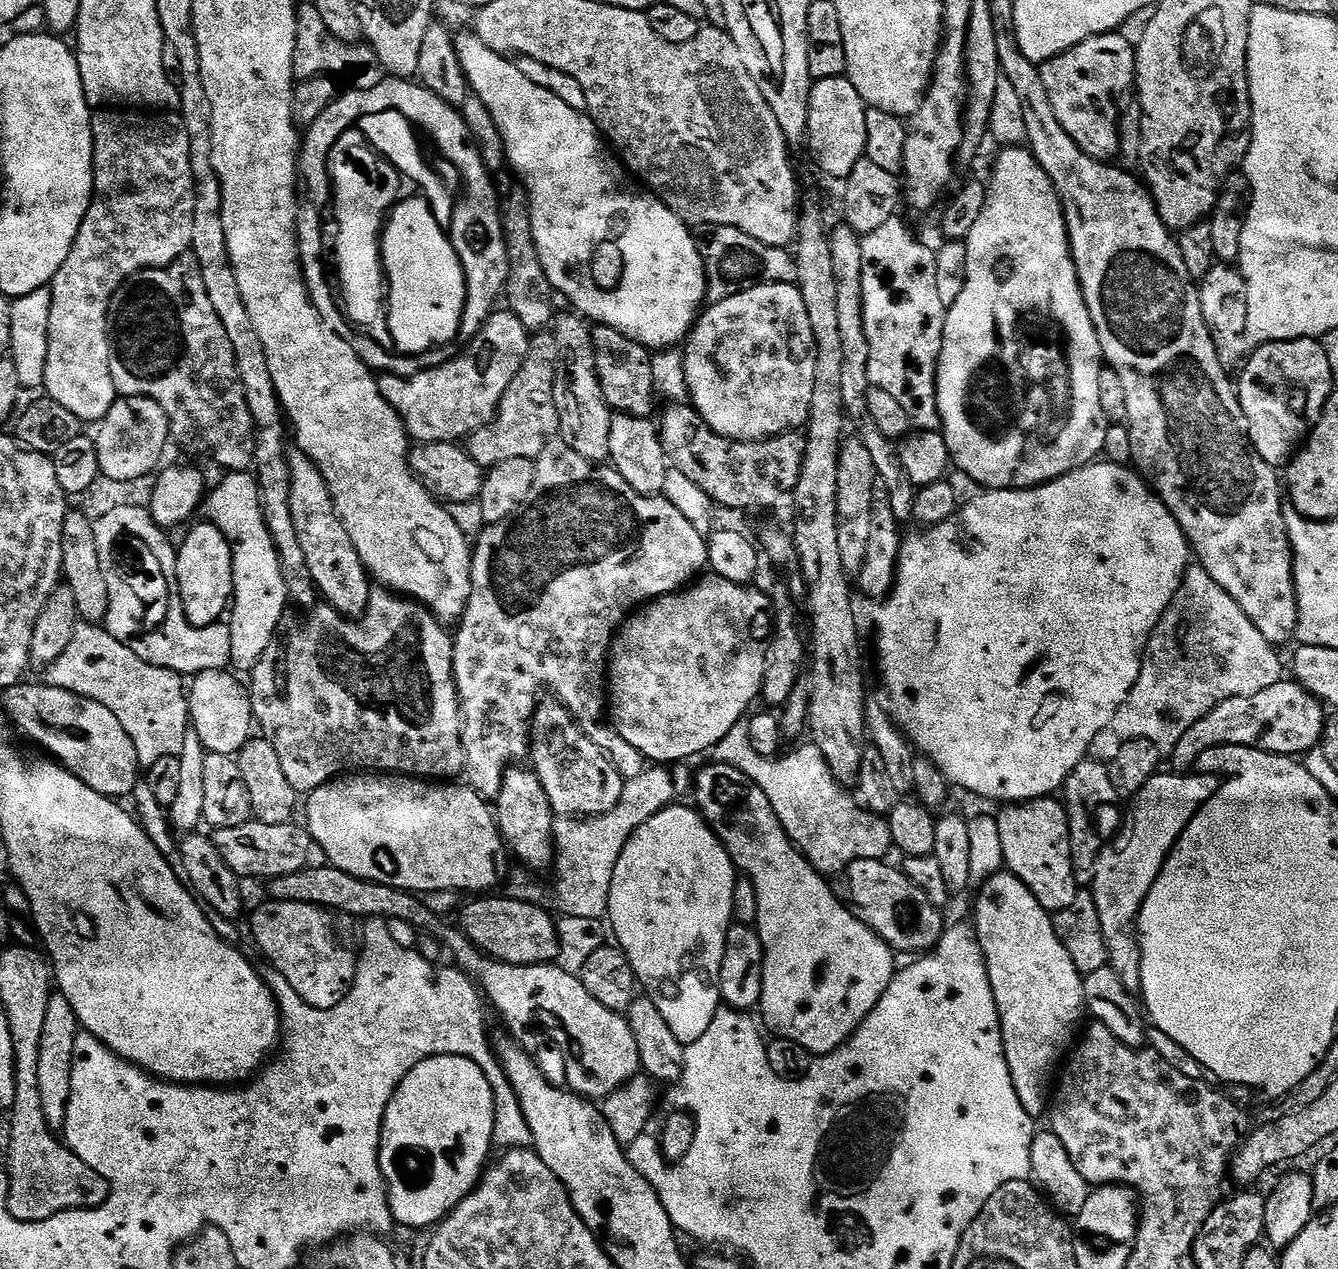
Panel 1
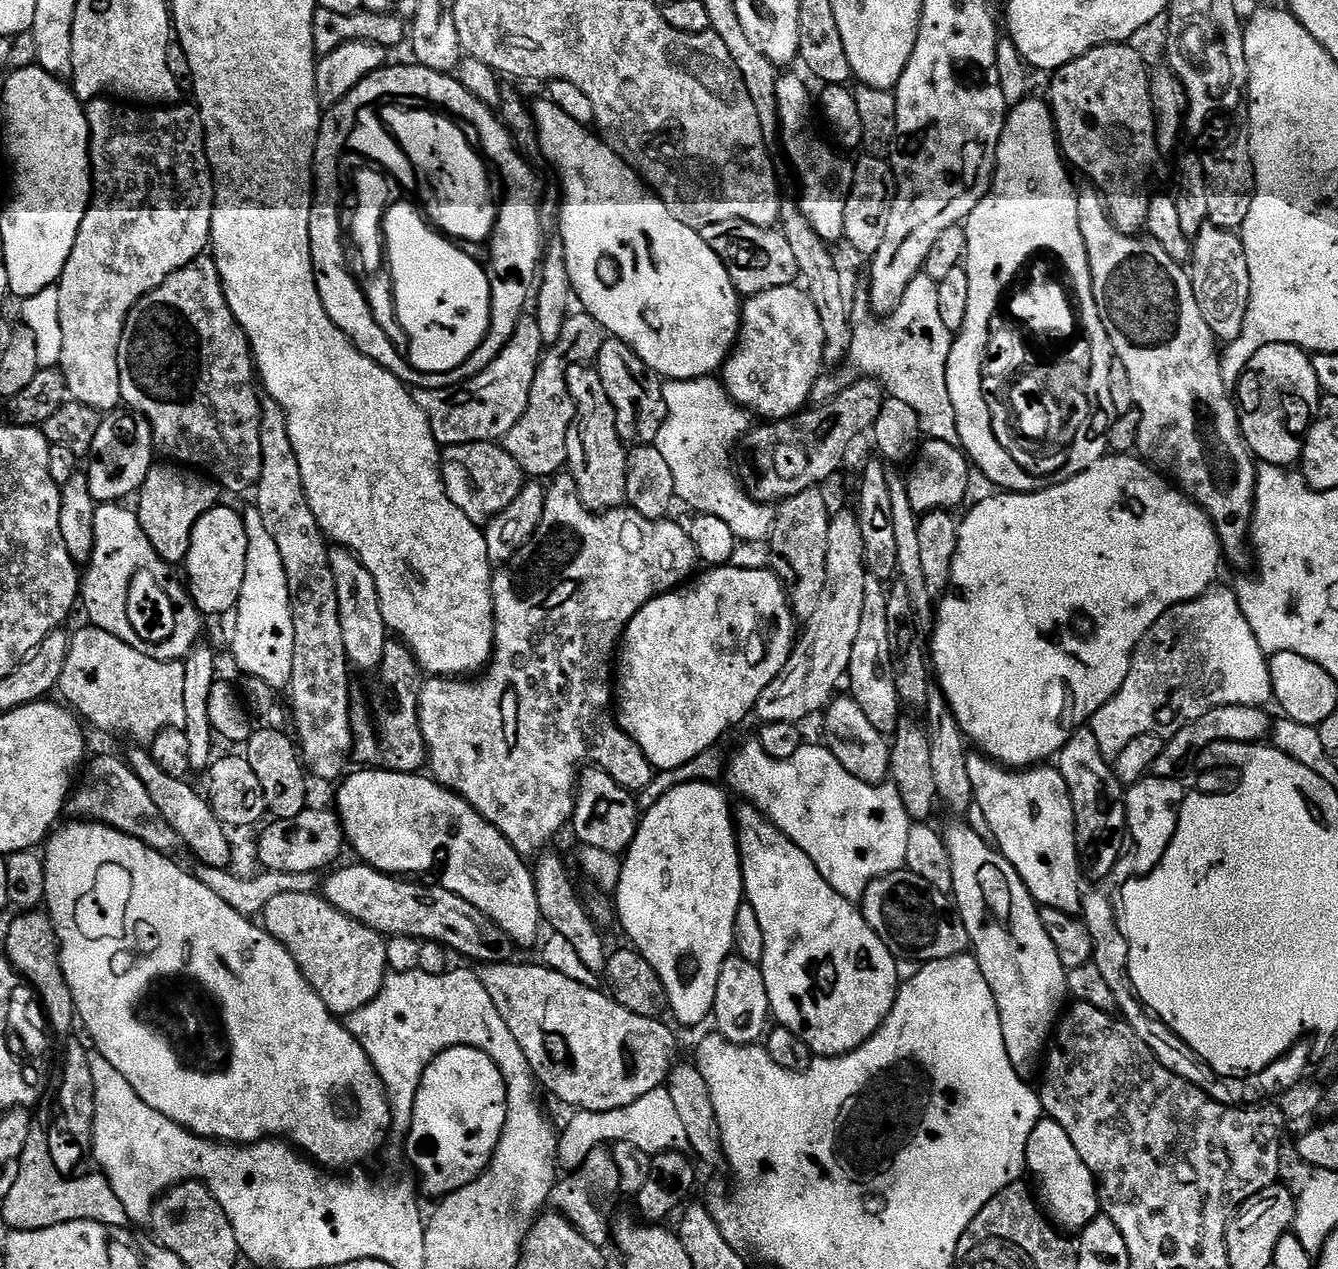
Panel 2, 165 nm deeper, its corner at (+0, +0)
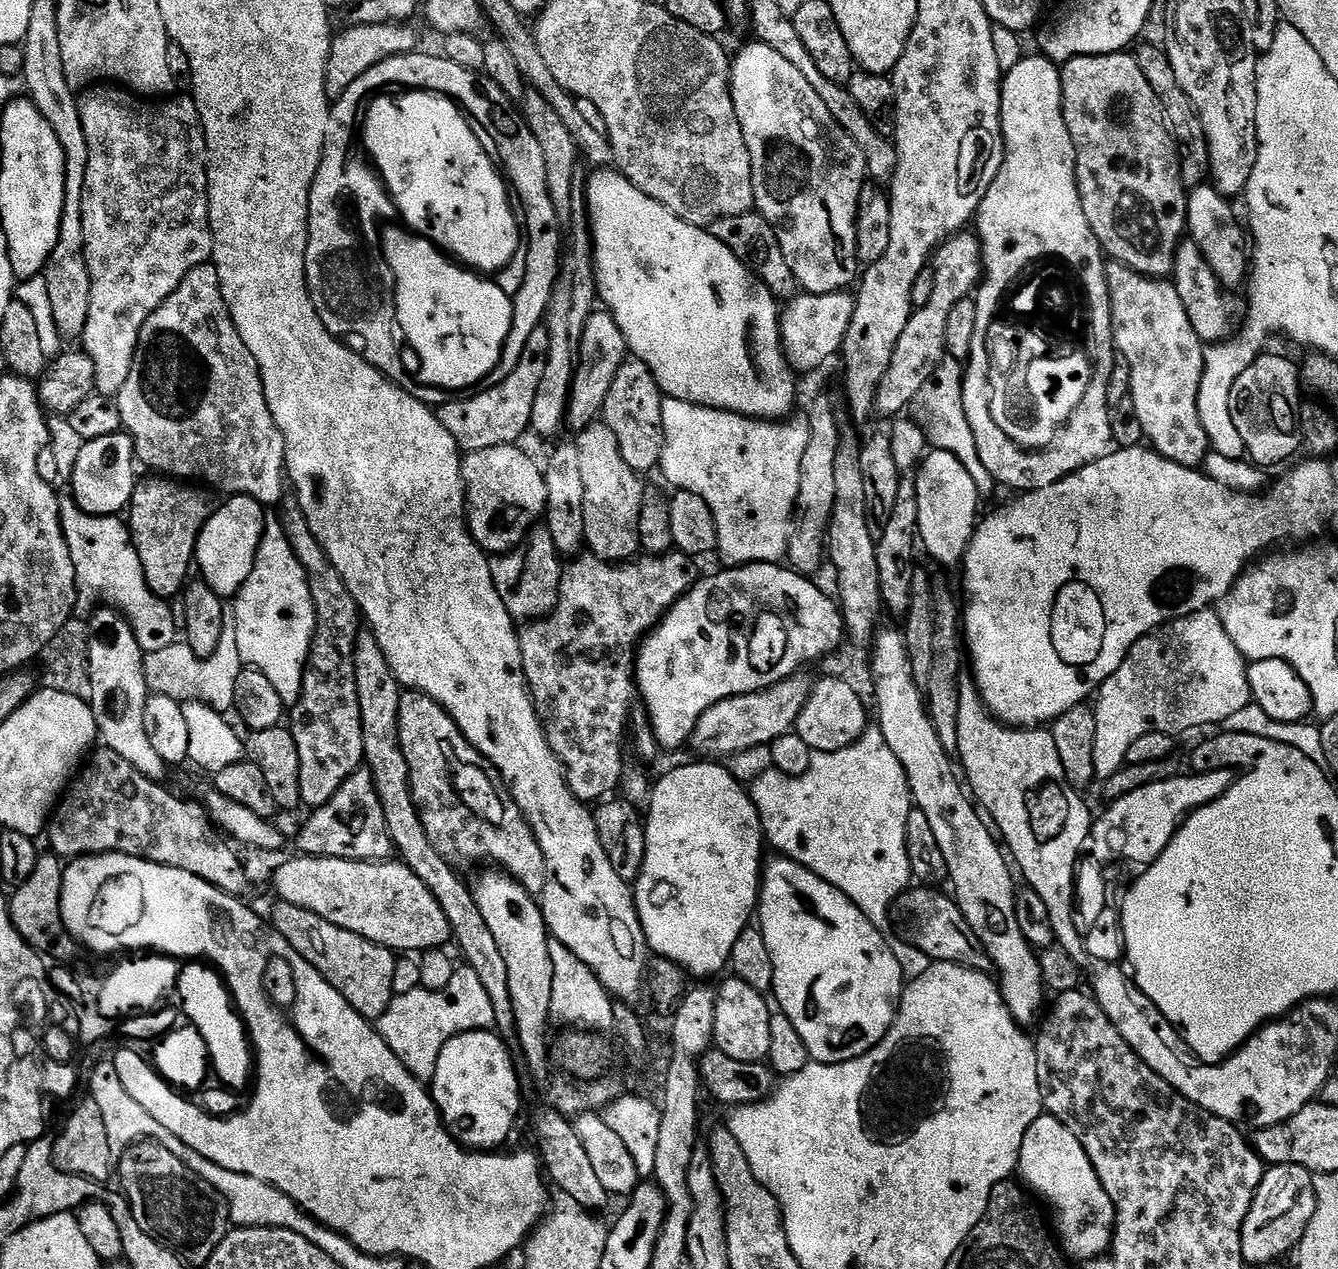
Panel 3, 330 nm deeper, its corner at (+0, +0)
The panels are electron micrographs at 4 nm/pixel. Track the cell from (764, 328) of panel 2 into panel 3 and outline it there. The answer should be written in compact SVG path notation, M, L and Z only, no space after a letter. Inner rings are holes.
M851 291L830 294L797 294L783 305L780 313L780 342L793 372L803 374L820 368L844 346L844 335L854 318L856 297Z

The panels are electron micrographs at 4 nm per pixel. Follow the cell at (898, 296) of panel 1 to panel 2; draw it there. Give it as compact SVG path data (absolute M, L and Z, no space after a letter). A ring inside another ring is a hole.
M925 274L915 276L910 286L906 286L906 294L902 294L898 306L883 318L874 318L867 295L860 294L850 308L853 322L852 341L846 364L857 372L857 377L875 380L886 389L889 397L906 402L906 405L916 410L921 433L927 439L959 445L958 418L954 418L954 402L950 402L950 390L946 386L946 362L950 358L954 334L946 330L942 323L936 285Z

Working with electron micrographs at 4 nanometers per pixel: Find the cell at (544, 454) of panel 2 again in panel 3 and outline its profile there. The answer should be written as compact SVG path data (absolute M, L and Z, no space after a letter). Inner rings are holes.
M593 311L578 341L578 363L572 374L572 389L568 395L566 424L569 429L573 428L573 433L585 432L590 425L597 423L604 410L606 394L610 394L610 385L614 383L614 374L618 374L618 366L622 366L629 356L626 338L622 330L618 330L618 322L614 322L611 312Z

